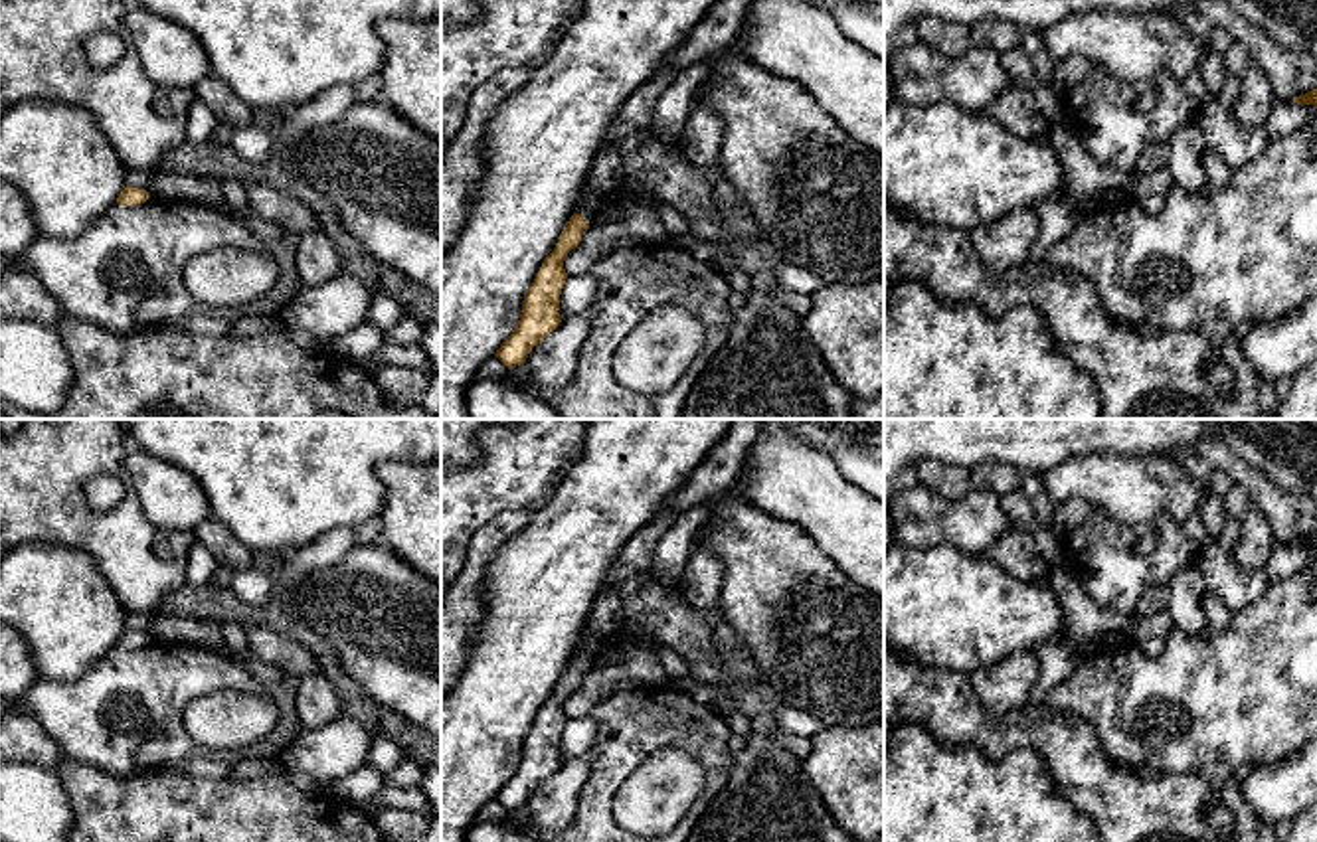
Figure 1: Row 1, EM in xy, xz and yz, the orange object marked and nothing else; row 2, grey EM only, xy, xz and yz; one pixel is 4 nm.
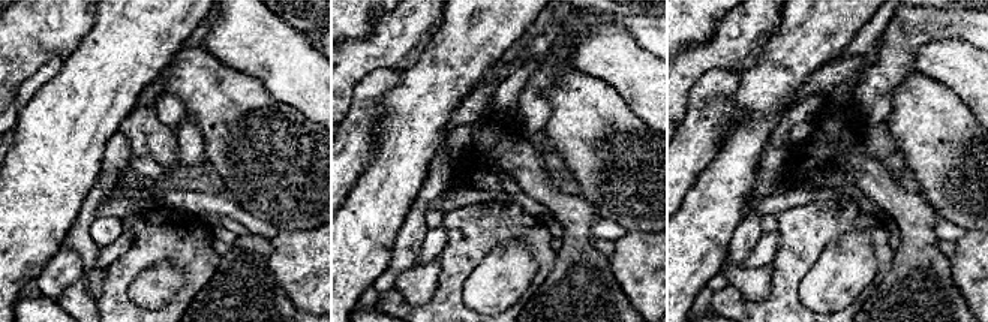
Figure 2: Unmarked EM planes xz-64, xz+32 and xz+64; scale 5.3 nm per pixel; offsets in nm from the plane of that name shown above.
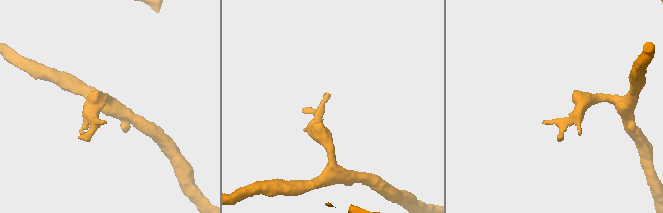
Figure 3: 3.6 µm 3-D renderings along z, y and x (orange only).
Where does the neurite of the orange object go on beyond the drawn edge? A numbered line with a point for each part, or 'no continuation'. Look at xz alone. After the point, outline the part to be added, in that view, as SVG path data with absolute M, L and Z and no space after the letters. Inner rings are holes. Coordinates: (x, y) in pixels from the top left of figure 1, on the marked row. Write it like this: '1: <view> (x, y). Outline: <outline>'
1: xz (590, 210). Outline: M583 188L583 192L579 194L579 198L573 206L573 213L579 213L583 217L583 221L587 221L591 225L593 221L597 221L603 208L605 208L605 204L601 204L597 200L589 200L587 190Z

